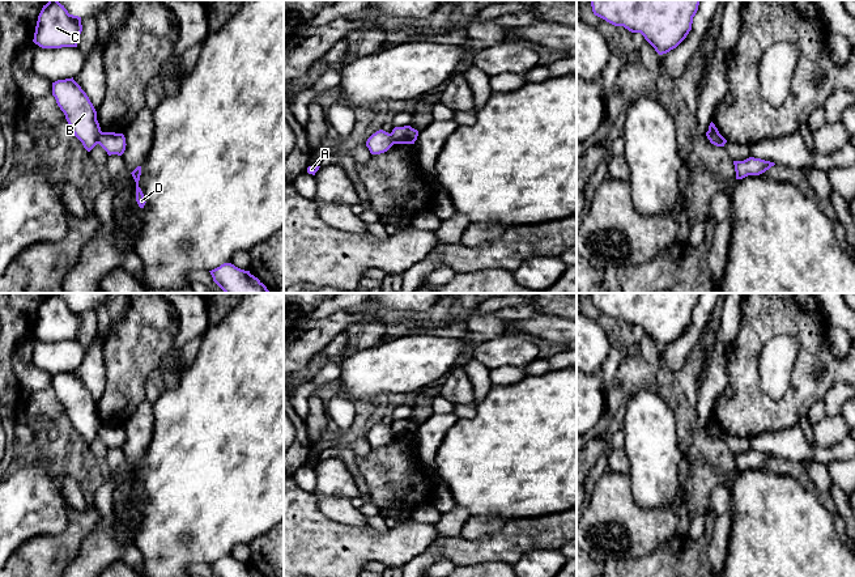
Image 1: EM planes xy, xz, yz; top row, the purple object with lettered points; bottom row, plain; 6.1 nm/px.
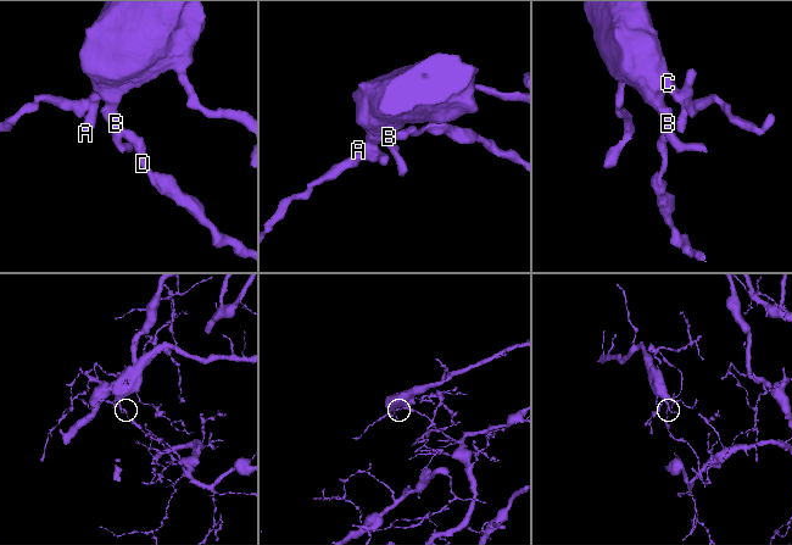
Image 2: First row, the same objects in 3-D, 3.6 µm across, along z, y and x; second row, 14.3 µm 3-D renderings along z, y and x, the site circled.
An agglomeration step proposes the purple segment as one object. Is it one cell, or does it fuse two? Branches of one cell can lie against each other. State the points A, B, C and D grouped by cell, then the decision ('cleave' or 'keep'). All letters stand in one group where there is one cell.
groups A B C / D; cleave

